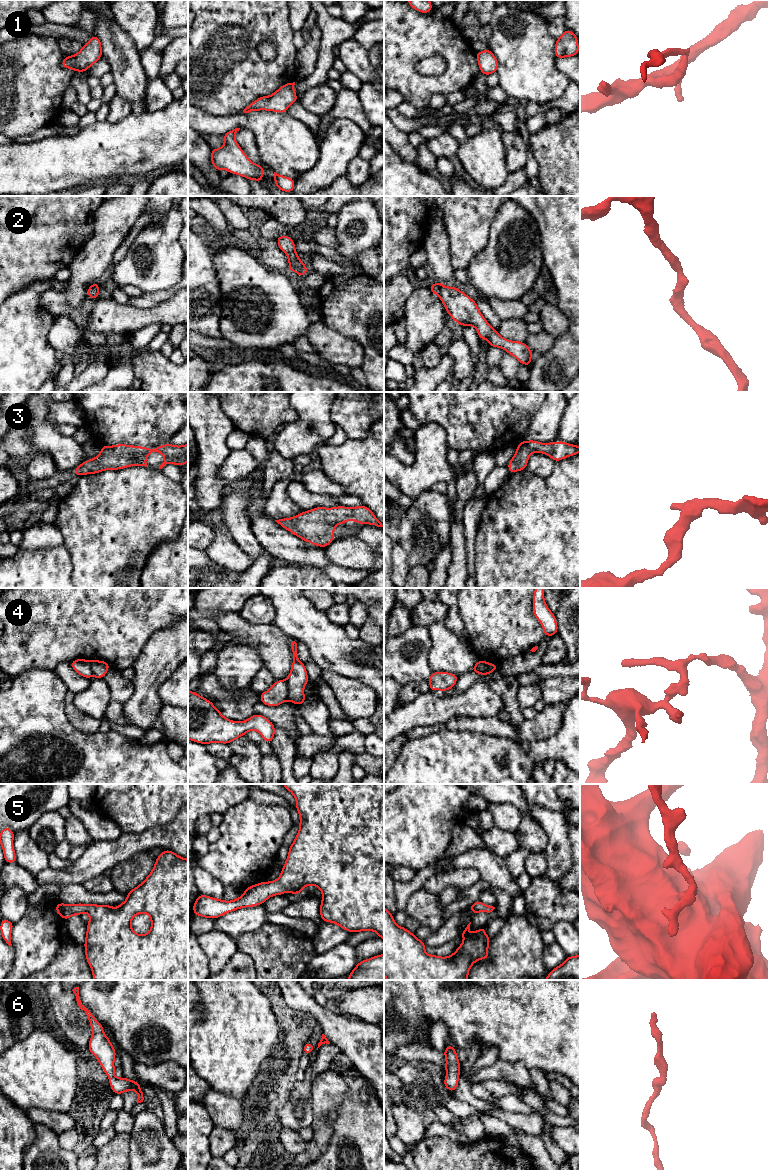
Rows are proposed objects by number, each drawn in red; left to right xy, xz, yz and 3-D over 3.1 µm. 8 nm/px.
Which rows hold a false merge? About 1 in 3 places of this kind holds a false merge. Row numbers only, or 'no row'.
4

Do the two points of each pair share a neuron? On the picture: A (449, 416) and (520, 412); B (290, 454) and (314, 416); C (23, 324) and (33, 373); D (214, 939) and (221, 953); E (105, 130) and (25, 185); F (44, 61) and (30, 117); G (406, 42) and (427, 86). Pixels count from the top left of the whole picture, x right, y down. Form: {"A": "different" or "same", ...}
{"A": "same", "B": "same", "C": "same", "D": "same", "E": "same", "F": "same", "G": "same"}

